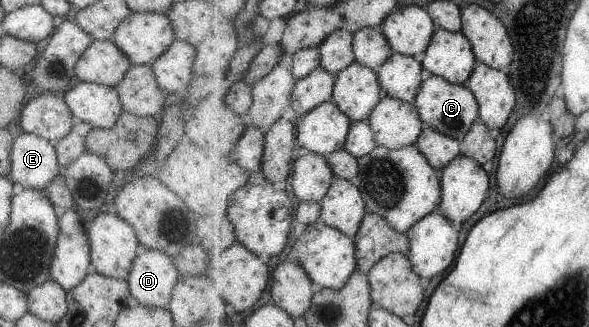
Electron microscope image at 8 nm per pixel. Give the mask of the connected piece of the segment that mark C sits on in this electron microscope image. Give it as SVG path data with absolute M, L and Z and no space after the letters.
M426 75L424 83L420 85L415 105L425 127L437 130L446 136L456 137L460 141L468 135L472 125L480 117L480 102L472 90L468 86L454 84L441 76Z

